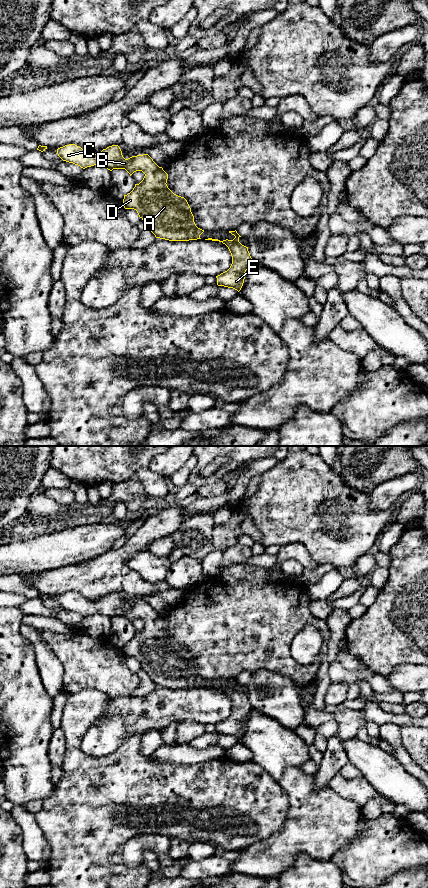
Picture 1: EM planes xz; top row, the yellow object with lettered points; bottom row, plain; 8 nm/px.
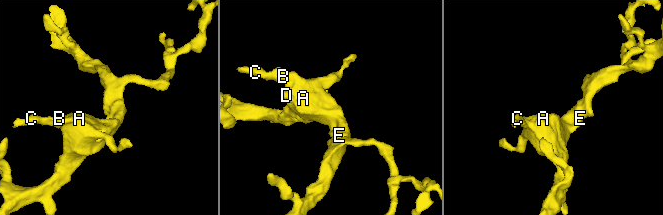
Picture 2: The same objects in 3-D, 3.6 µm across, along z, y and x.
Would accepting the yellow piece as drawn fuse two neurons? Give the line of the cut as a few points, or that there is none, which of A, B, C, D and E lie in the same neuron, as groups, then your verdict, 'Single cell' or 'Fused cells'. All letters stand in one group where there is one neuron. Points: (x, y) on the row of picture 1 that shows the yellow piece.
No split. Groups: A B C D E. Single cell

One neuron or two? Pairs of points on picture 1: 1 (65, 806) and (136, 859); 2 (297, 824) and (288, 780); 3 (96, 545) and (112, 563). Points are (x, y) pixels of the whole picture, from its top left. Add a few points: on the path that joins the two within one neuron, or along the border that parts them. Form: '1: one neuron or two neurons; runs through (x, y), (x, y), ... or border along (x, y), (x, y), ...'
1: two neurons; border along (141, 834), (124, 845), (122, 860), (128, 867)
2: one neuron; runs through (299, 813), (296, 791)
3: two neurons; border along (111, 549), (82, 562)

